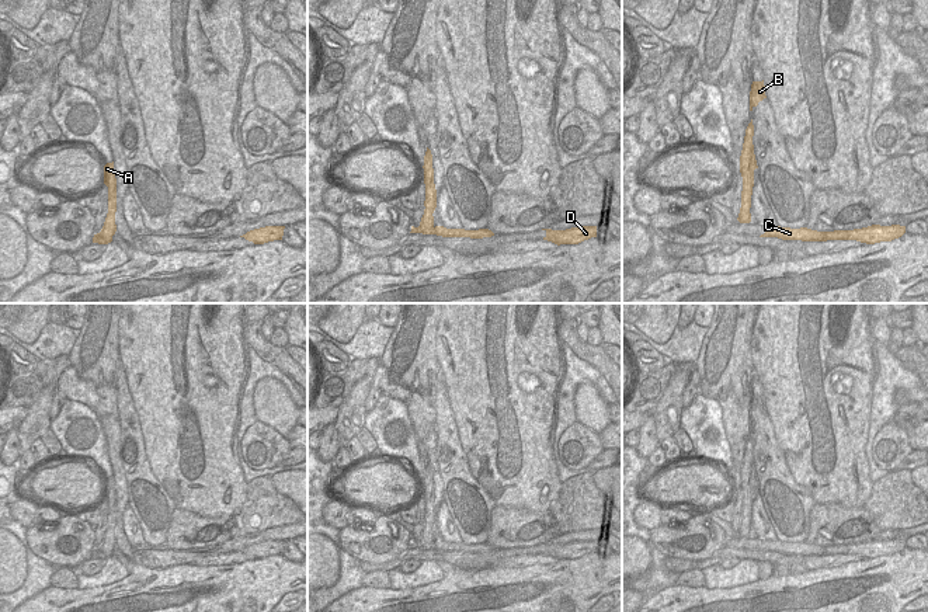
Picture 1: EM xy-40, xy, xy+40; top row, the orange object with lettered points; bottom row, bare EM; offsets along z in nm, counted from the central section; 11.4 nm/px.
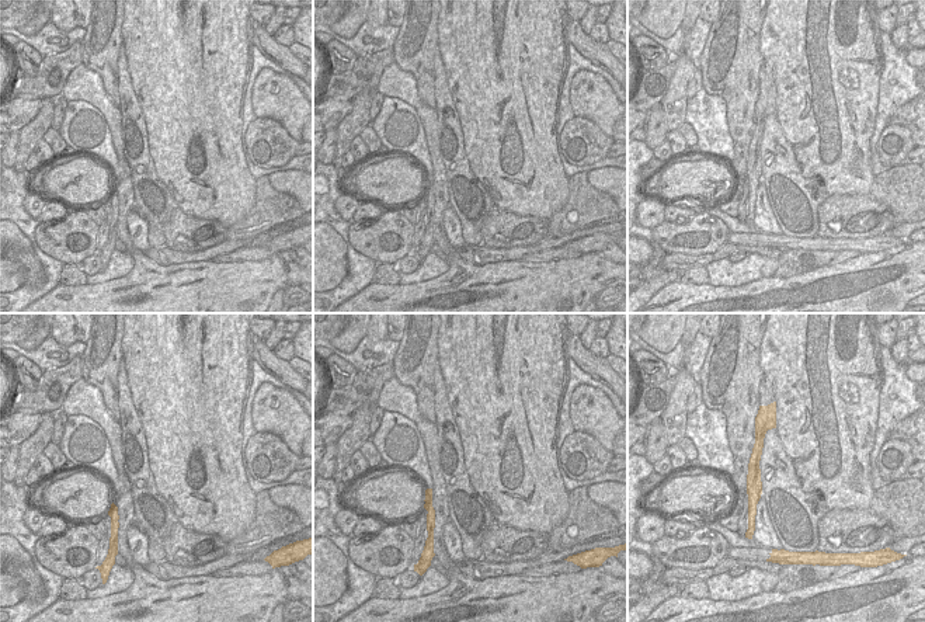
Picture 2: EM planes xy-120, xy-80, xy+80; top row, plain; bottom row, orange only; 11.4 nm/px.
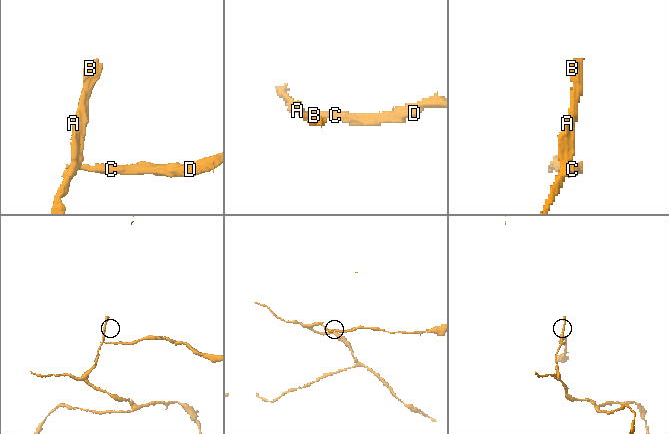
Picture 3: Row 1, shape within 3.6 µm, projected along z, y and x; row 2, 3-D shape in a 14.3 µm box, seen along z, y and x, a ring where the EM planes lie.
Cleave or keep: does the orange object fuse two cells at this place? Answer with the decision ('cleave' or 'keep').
cleave

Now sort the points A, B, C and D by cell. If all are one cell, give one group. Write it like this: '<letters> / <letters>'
A B / C D

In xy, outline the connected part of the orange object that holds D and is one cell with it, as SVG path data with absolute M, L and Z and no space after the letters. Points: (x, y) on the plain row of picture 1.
M597 540L571 542L566 545L542 543L546 546L543 554L560 559L578 559L591 552L597 552Z

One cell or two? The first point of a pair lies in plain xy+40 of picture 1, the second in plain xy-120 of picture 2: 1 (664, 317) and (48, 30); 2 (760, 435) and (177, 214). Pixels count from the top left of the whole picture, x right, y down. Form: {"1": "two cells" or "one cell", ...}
{"1": "two cells", "2": "two cells"}

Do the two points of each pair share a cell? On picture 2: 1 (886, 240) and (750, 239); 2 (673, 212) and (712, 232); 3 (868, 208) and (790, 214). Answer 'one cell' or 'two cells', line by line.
1: one cell
2: two cells
3: two cells

